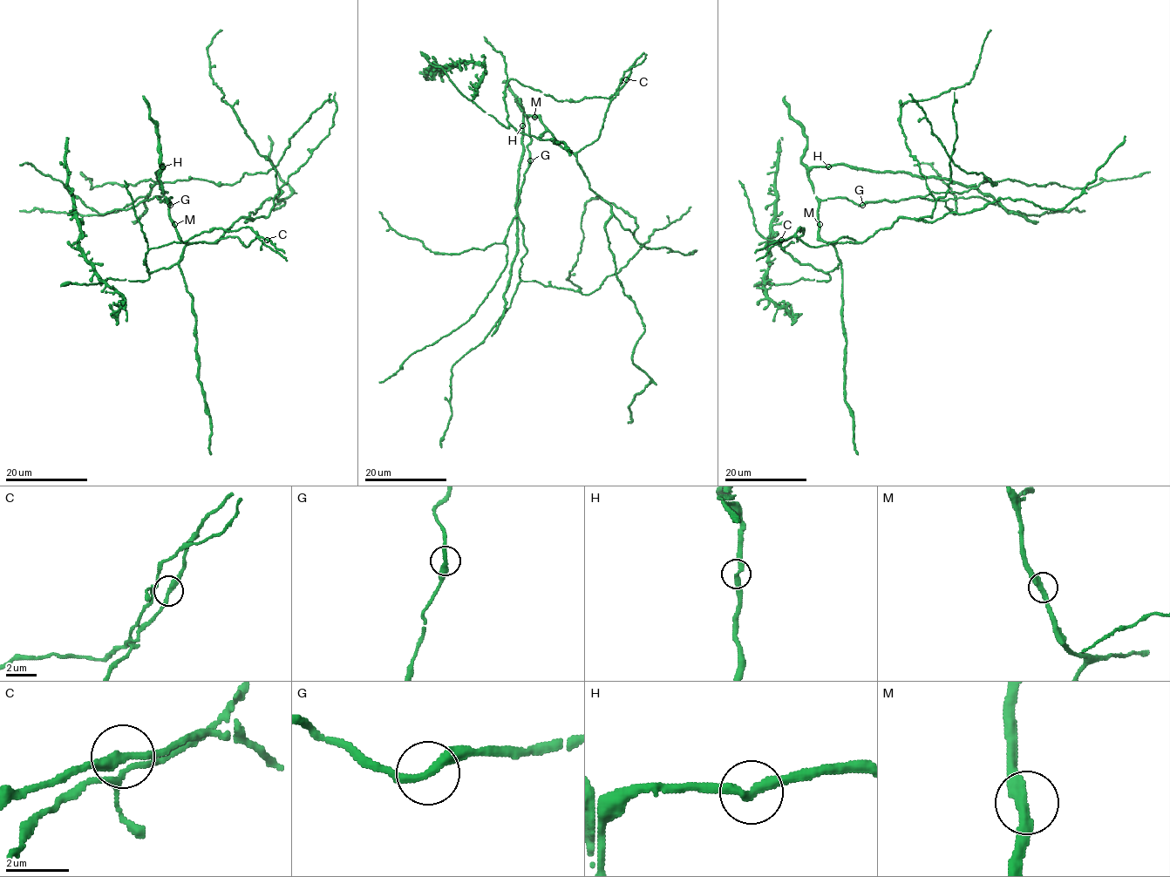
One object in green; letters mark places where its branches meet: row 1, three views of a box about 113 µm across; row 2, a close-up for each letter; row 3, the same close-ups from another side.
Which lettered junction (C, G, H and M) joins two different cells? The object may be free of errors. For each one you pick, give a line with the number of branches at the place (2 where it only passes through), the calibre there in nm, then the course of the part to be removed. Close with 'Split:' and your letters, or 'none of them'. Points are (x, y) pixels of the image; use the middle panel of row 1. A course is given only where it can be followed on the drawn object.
Split: none of them

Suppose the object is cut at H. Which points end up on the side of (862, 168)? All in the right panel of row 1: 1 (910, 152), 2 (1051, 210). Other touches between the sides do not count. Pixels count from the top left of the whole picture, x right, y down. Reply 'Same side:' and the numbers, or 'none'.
Same side: none

